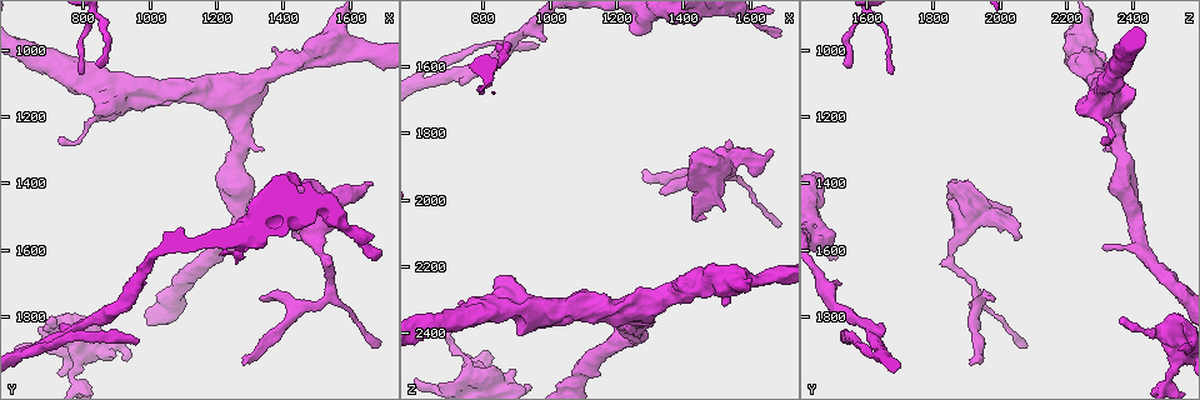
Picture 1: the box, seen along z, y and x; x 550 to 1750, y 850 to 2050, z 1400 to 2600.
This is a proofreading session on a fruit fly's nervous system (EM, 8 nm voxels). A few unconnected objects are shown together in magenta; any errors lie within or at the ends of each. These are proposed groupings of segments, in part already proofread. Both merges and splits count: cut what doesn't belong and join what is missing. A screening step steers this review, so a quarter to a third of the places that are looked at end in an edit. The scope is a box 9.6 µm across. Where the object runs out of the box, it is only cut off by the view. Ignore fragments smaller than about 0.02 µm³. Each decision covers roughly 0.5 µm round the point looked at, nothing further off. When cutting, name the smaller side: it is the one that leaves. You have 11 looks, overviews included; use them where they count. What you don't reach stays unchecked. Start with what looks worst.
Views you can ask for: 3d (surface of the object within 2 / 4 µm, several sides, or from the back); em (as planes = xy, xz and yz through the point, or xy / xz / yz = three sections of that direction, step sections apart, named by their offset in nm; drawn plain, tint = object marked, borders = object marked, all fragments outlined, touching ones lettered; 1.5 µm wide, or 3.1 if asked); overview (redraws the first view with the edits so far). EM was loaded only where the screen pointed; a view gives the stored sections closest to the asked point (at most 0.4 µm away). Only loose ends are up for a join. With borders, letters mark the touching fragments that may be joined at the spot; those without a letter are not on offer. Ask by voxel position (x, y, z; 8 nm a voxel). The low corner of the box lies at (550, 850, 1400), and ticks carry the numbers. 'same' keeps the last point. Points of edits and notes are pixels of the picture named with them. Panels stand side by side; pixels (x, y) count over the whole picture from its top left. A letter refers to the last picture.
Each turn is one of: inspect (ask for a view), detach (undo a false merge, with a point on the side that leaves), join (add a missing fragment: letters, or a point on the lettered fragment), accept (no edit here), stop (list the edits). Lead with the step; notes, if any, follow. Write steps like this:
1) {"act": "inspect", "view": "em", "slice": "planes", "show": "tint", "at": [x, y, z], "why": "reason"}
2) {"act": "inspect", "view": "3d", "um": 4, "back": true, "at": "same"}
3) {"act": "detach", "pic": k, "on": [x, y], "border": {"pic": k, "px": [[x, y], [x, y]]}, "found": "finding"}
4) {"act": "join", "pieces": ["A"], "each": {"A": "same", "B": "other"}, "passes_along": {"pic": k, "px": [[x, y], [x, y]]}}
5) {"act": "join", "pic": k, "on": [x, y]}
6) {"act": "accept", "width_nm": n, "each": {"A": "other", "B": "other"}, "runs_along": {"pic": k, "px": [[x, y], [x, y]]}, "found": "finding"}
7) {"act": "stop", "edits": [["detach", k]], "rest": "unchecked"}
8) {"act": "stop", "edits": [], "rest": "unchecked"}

{"act": "inspect", "view": "3d", "um": 2, "at": [1670, 1410, 1860]}

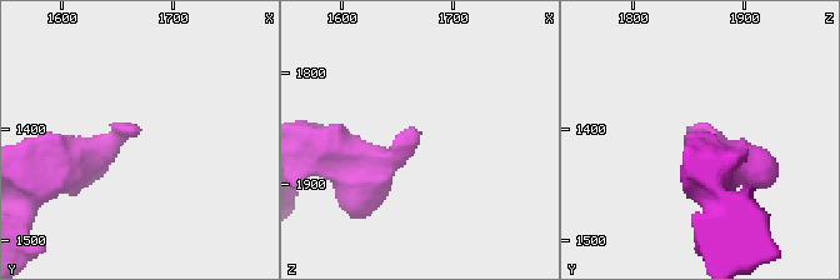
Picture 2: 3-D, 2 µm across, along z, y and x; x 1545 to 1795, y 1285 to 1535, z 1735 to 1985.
{"act": "inspect", "view": "em", "slice": "planes", "show": "plain", "at": [1666, 1406, 1852]}

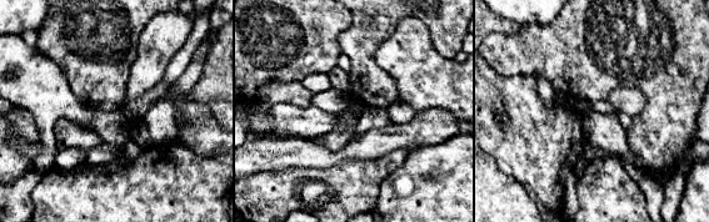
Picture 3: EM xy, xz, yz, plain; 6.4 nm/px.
{"act": "inspect", "view": "em", "slice": "planes", "show": "borders", "at": "same", "why": "what lies round it"}

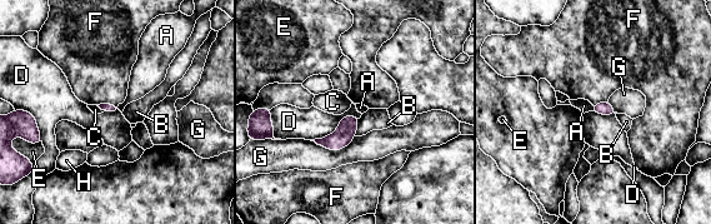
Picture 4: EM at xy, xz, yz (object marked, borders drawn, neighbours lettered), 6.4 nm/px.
{"act": "accept", "each": {"A": "other", "B": "other", "C": "other", "D": "other", "E": "other", "F": "other", "G": "other", "H": "other"}, "border": {"pic": 4, "px": [[359, 118], [311, 140]]}, "found": "none of them fits"}

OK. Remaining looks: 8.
{"act": "inspect", "view": "em", "slice": "planes", "show": "borders", "at": [1280, 1940, 1910], "why": "branch stops here"}

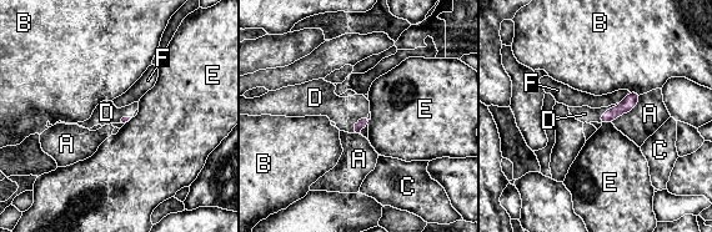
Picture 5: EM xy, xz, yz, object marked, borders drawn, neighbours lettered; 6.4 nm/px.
{"act": "join", "pieces": ["D"], "each": {"A": "other", "B": "other", "C": "other", "D": "same", "E": "other", "F": "other"}, "found": "it goes on there"}

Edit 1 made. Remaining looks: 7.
{"act": "inspect", "view": "em", "slice": "planes", "show": "borders", "at": [1520, 1480, 2030], "why": "branch stops here"}

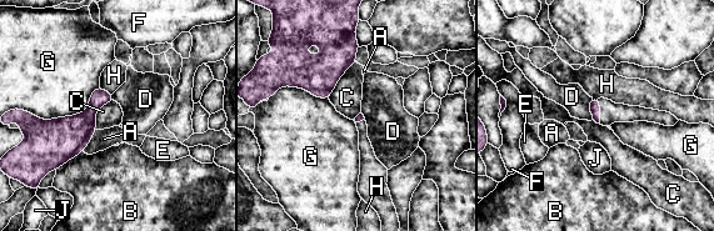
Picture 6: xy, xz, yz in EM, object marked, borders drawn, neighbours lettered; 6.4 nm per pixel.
{"act": "accept", "longest_contact_nm": ["G", 460], "each": {"A": "other", "B": "other", "C": "other", "D": "other", "E": "other", "F": "other", "G": "other", "H": "other", "J": "other"}, "border": {"pic": 6, "px": [[99, 86], [83, 111], [35, 116]]}, "found": "none of them fits"}

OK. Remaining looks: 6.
{"act": "inspect", "view": "em", "slice": "planes", "show": "borders", "at": [700, 1820, 2360], "why": "tapers out"}

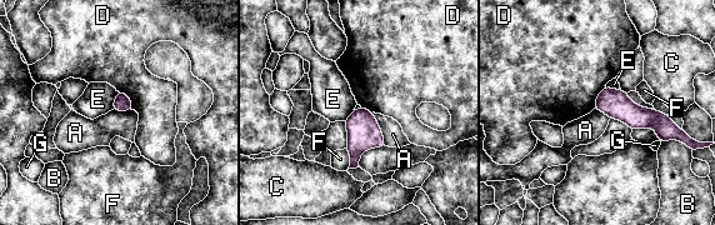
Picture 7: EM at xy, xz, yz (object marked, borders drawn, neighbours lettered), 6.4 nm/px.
{"act": "accept", "each": {"A": "other", "B": "other", "C": "other", "D": "other", "E": "other", "F": "other", "G": "other"}, "border": {"pic": 7, "px": [[371, 113], [386, 145]]}, "found": "none of them fits"}

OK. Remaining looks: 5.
{"act": "inspect", "view": "em", "slice": "planes", "show": "tint", "at": [900, 1150, 2250], "why": "stops while still wide"}

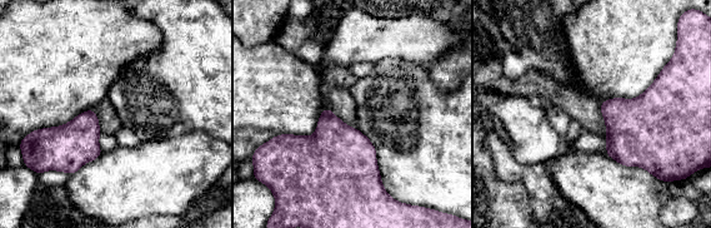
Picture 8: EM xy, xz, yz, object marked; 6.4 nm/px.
{"act": "inspect", "view": "em", "slice": "planes", "show": "borders", "at": "same"}

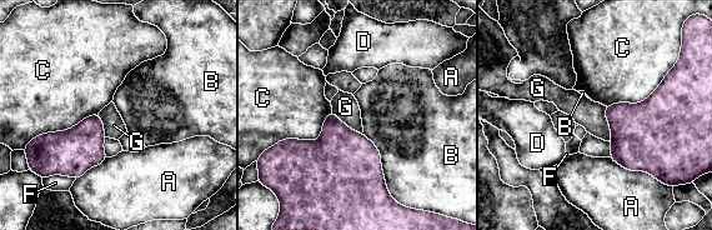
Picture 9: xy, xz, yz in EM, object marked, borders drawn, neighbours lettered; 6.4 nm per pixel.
{"act": "accept", "each": {"A": "other", "B": "other", "C": "other", "D": "other", "F": "other", "G": "other"}, "border": {"pic": 9, "px": [[605, 106], [611, 134], [608, 141]]}, "found": "none of them fits"}

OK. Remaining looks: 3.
{"act": "stop", "edits": [["join", 5]], "rest": "unchecked"}

